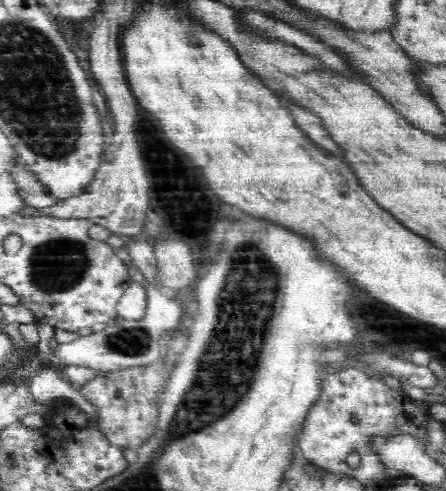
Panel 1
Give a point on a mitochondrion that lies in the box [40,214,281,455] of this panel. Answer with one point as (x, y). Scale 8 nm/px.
(134, 342)

